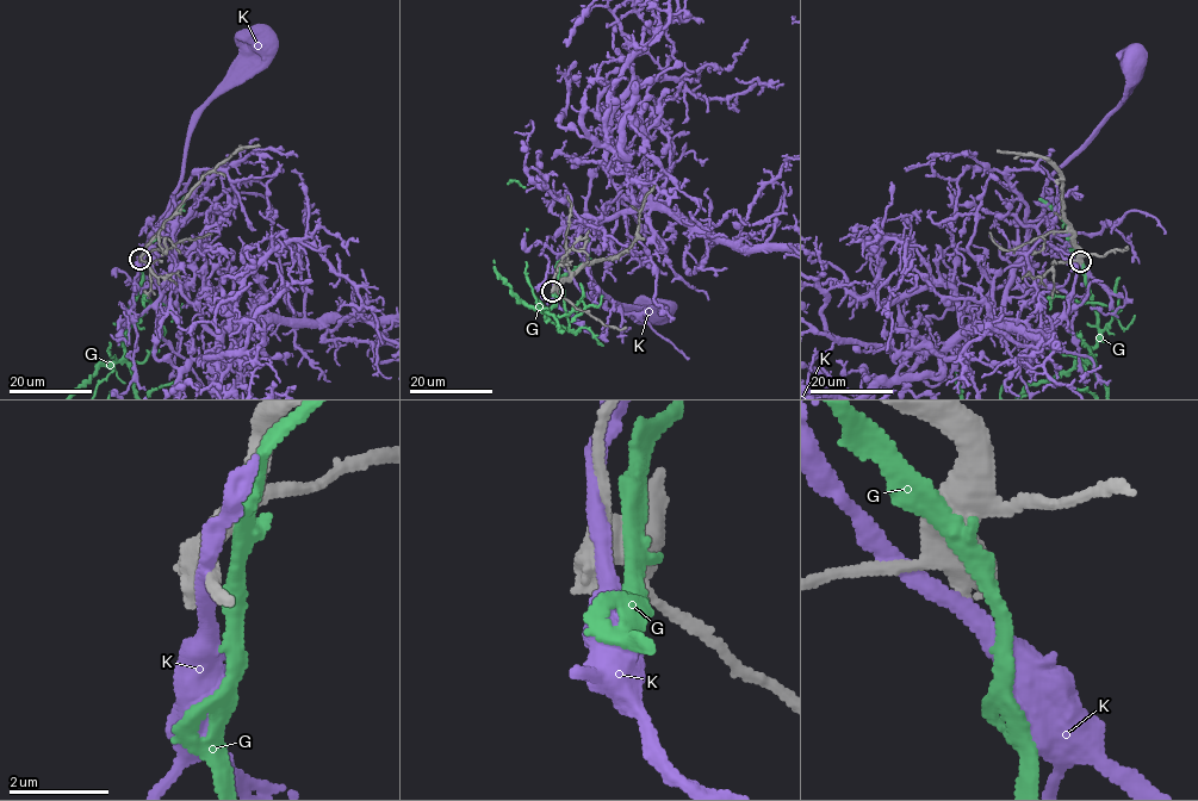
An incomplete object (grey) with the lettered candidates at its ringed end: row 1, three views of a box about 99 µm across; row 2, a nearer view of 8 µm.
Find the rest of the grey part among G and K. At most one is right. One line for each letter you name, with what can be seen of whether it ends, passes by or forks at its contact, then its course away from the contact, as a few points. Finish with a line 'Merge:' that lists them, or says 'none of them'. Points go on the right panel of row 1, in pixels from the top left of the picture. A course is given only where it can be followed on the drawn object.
Merge: none of them

